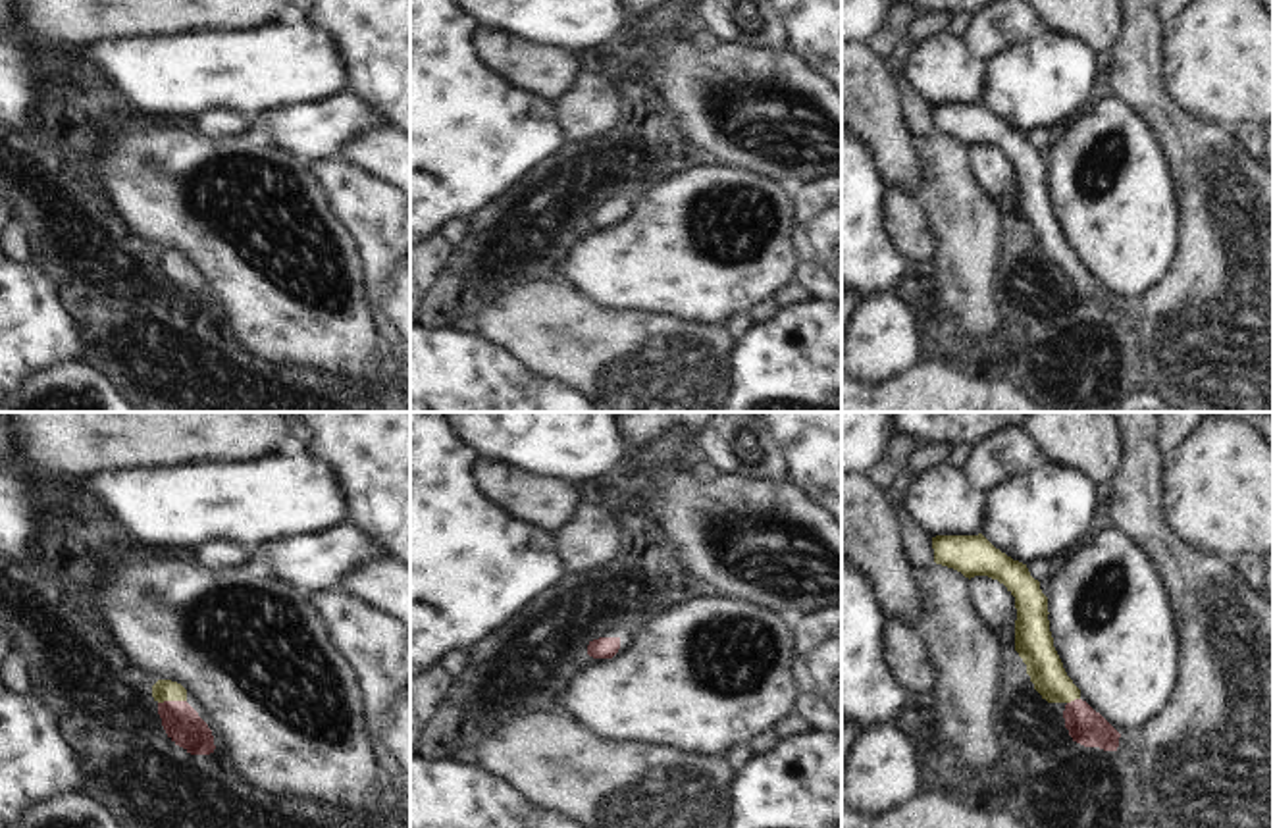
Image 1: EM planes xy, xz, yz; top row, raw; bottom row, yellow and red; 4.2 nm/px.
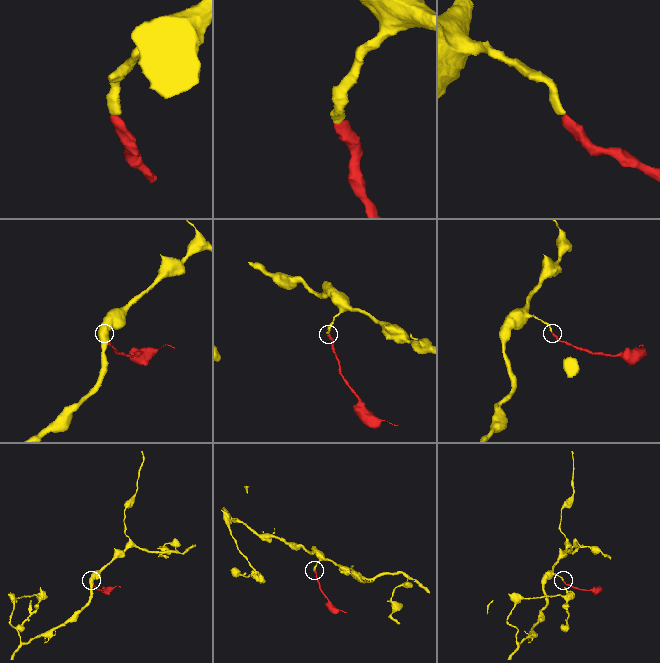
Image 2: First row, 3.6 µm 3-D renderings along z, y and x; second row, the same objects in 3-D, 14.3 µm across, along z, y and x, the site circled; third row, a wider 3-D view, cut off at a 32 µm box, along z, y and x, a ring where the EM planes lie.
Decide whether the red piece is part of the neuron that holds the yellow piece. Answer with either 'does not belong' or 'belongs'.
belongs

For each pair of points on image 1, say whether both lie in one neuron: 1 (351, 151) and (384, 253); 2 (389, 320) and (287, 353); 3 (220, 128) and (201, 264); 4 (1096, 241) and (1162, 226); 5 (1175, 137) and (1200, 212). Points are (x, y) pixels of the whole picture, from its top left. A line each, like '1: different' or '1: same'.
1: different
2: different
3: different
4: same
5: same

